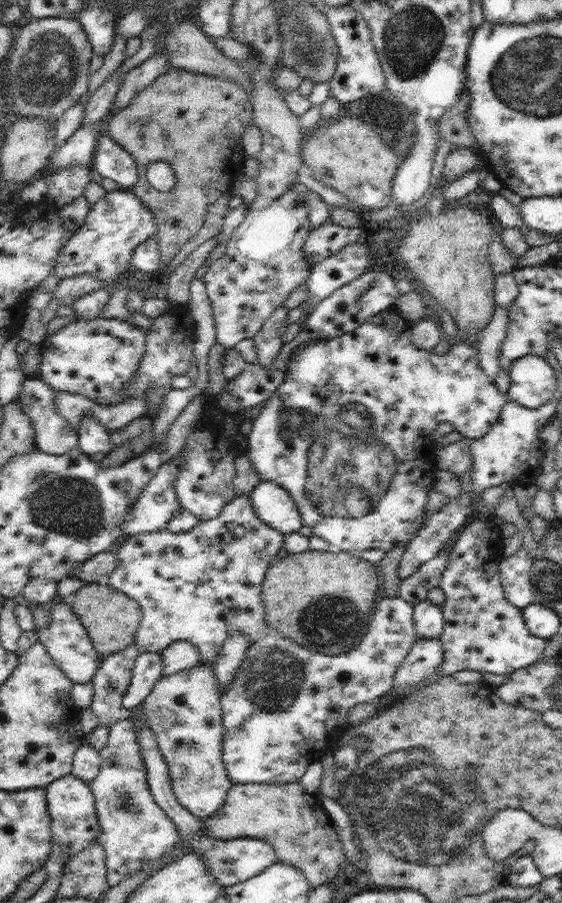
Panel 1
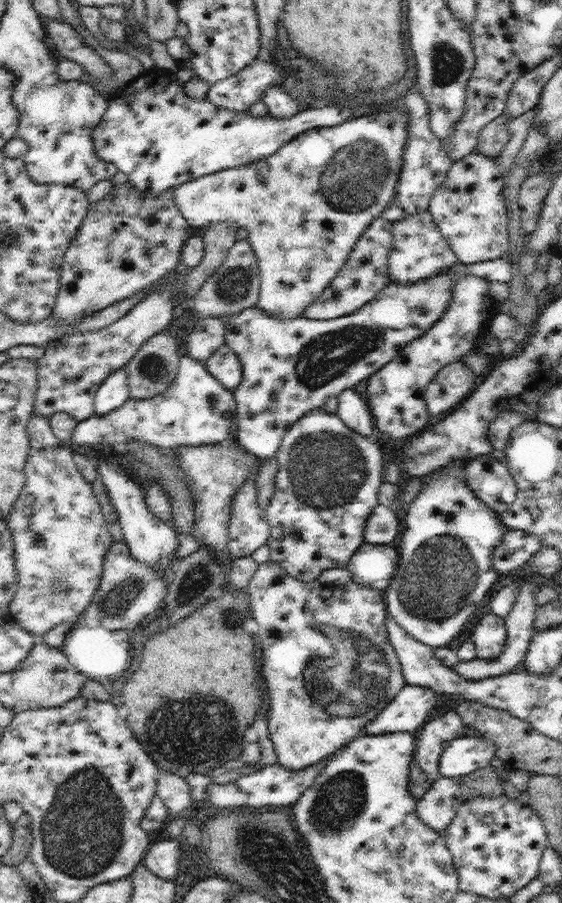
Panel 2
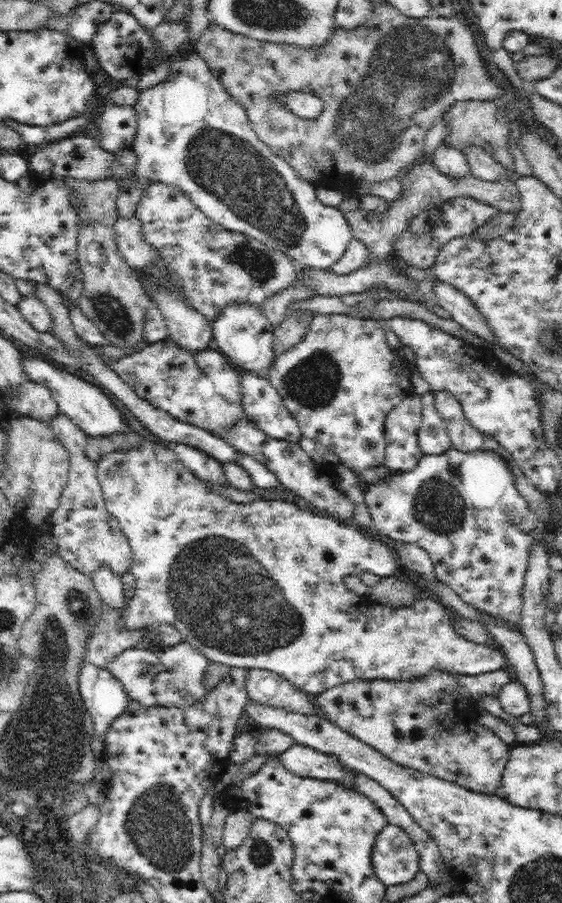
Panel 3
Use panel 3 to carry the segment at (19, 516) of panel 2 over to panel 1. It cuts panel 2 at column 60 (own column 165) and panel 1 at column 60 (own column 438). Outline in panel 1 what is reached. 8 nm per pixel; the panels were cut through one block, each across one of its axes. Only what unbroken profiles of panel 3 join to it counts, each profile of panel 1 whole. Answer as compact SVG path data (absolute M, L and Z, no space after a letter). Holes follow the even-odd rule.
M61 602L56 605L49 605L52 623L48 627L42 627L36 630L38 640L42 644L56 667L62 669L62 672L69 678L73 684L91 683L94 680L102 658L94 649L93 642L78 615L73 611L70 602Z

